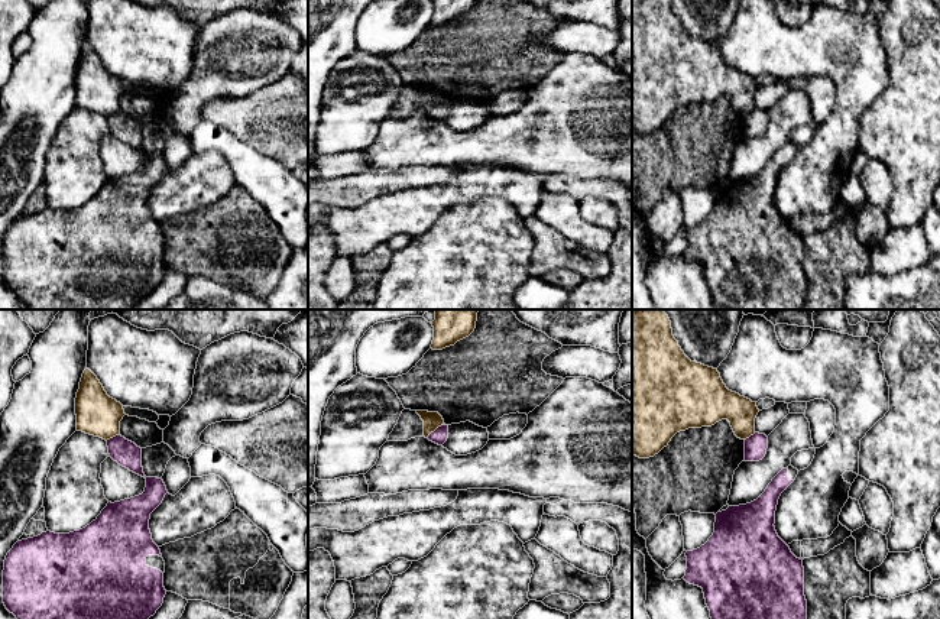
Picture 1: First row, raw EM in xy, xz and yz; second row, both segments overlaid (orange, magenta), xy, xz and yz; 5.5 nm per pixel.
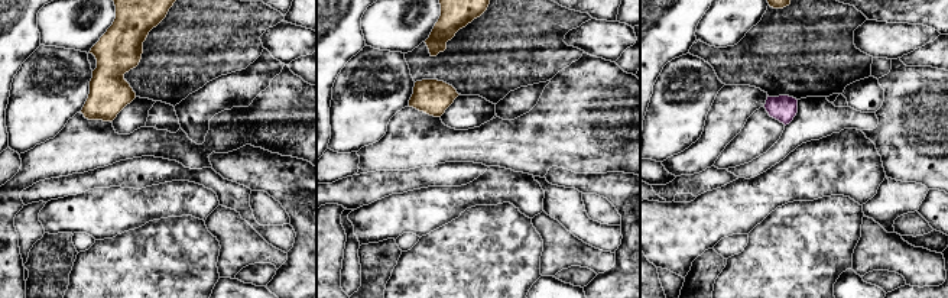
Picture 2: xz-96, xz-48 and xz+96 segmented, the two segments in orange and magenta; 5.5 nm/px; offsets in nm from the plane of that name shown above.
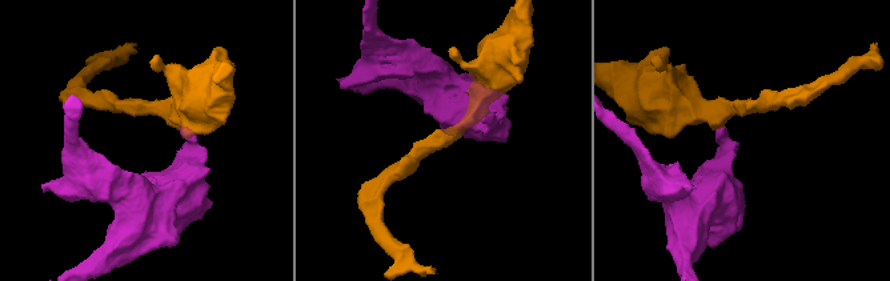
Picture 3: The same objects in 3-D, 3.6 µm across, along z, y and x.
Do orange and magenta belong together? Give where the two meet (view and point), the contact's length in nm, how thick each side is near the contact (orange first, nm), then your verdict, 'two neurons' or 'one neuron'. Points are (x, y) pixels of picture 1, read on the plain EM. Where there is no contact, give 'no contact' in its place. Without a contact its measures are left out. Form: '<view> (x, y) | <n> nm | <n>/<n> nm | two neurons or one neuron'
xz (434, 106) | 130 nm | 100/90 nm | two neurons

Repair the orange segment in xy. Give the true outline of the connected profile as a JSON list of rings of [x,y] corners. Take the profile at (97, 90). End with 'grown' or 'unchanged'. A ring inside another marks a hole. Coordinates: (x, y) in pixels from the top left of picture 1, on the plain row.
[[[85,45],[75,74],[77,107],[110,116],[120,111],[124,85],[110,74],[97,52]]] | unchanged

